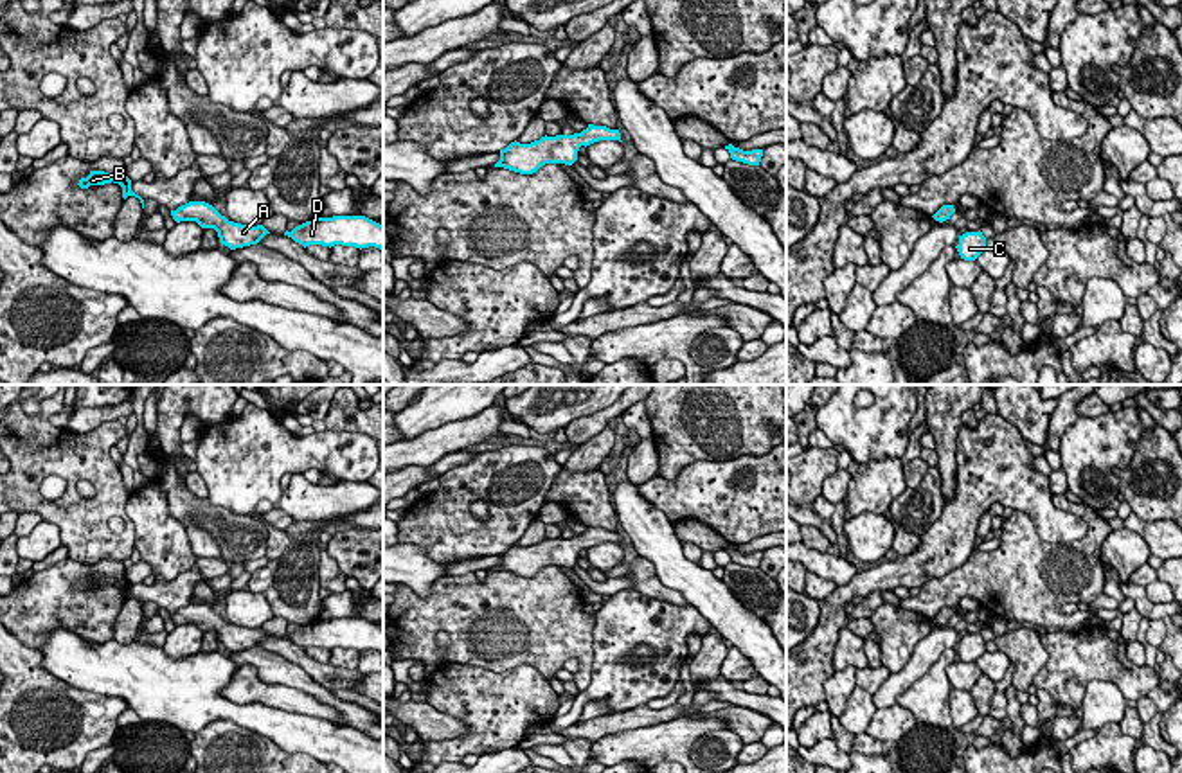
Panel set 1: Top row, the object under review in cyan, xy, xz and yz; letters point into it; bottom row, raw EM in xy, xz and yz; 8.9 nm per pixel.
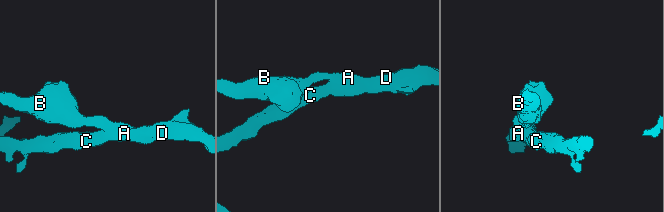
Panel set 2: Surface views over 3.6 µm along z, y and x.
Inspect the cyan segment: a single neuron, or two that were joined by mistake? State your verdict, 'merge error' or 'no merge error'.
no merge error

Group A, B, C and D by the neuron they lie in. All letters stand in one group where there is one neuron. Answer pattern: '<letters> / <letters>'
A B C D

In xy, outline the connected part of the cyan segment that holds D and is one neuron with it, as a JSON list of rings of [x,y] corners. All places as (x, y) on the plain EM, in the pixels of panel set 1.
[[[333,618],[315,620],[295,629],[291,635],[284,635],[295,645],[304,651],[309,647],[322,649],[354,649],[354,651],[380,651],[383,653],[383,627],[365,618]]]

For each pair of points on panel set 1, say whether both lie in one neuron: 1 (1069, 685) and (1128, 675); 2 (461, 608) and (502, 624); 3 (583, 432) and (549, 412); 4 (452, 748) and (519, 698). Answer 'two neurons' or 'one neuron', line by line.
1: one neuron
2: one neuron
3: two neurons
4: one neuron

